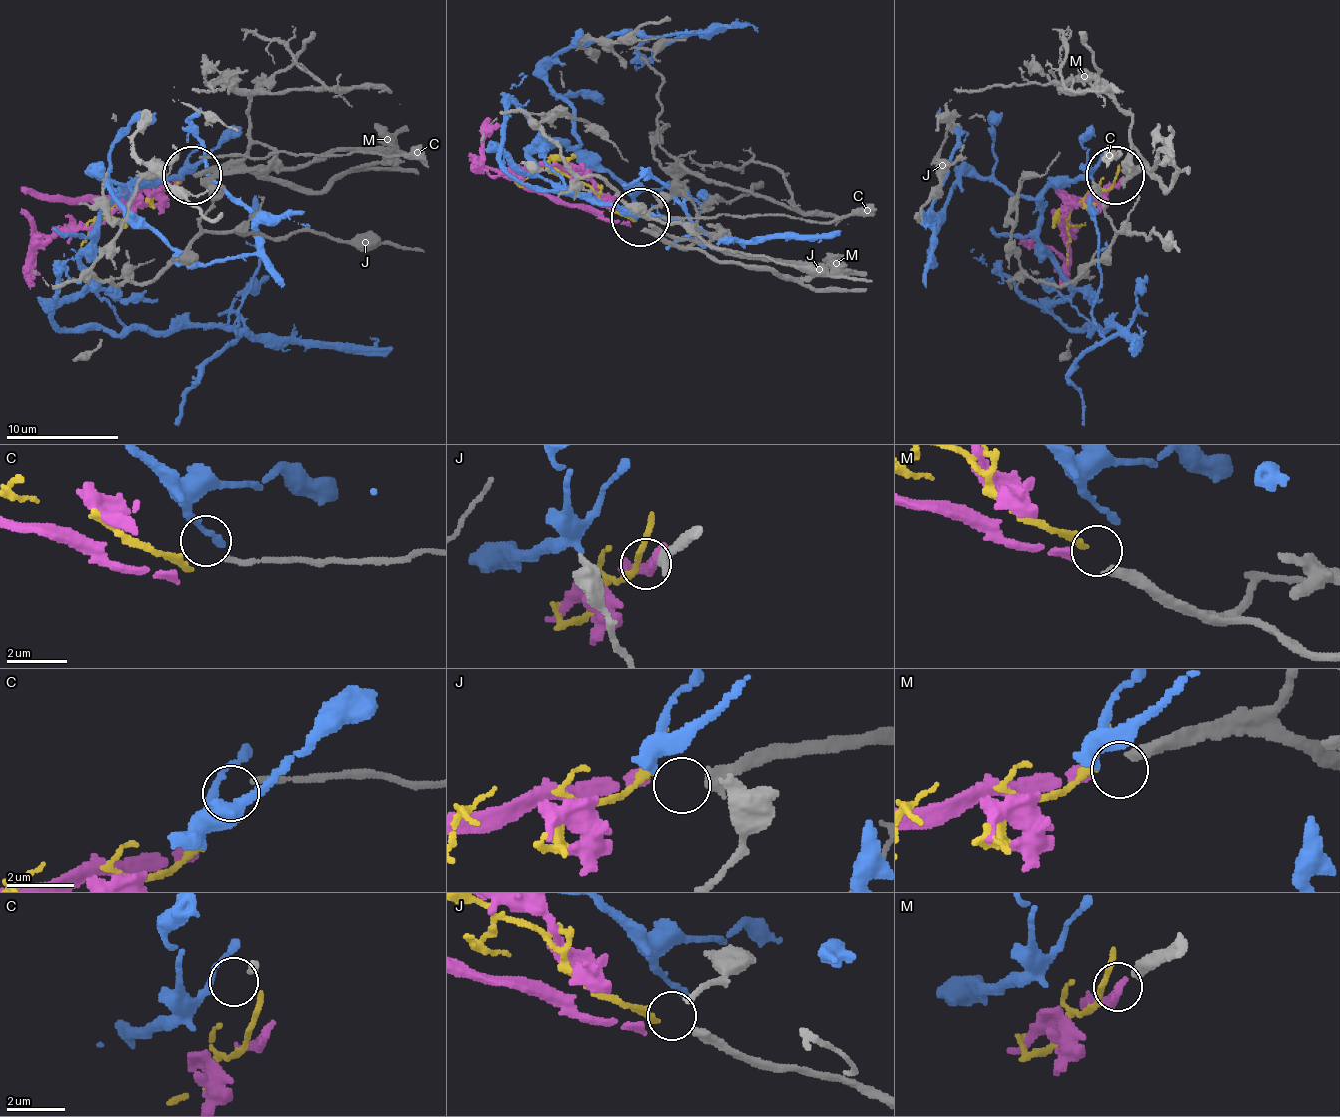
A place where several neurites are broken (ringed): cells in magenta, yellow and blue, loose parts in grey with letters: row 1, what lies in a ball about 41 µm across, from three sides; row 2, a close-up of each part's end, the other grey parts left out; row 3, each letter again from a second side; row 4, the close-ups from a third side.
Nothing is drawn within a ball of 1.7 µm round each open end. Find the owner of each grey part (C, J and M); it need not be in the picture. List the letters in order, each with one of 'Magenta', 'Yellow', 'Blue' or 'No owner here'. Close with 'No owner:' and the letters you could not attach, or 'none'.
C: No owner here
J: No owner here
M: Magenta
No owner: C, J

